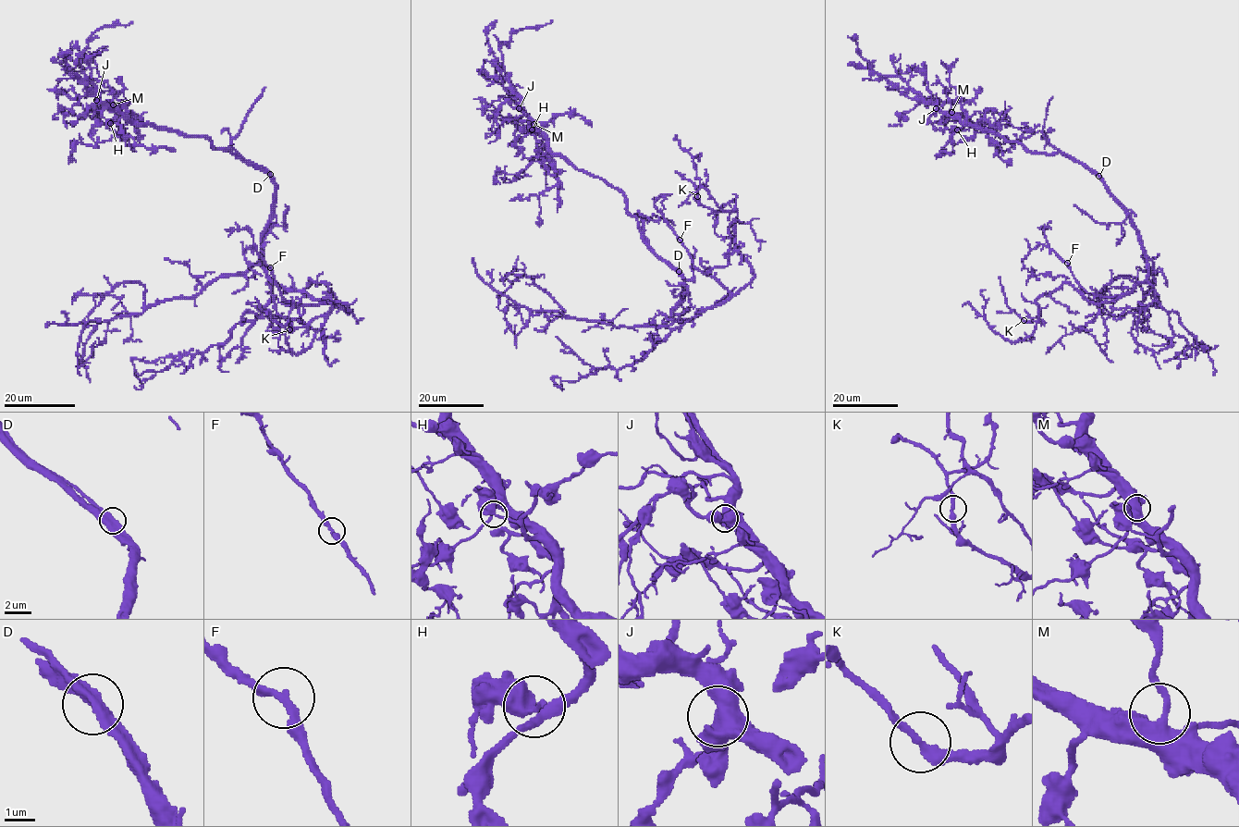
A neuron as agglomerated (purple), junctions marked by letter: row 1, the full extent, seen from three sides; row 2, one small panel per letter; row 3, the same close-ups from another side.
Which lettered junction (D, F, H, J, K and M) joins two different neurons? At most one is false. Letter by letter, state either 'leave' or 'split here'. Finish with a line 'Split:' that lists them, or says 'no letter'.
D: leave
F: leave
H: leave
J: leave
K: leave
M: leave
Split: no letter

